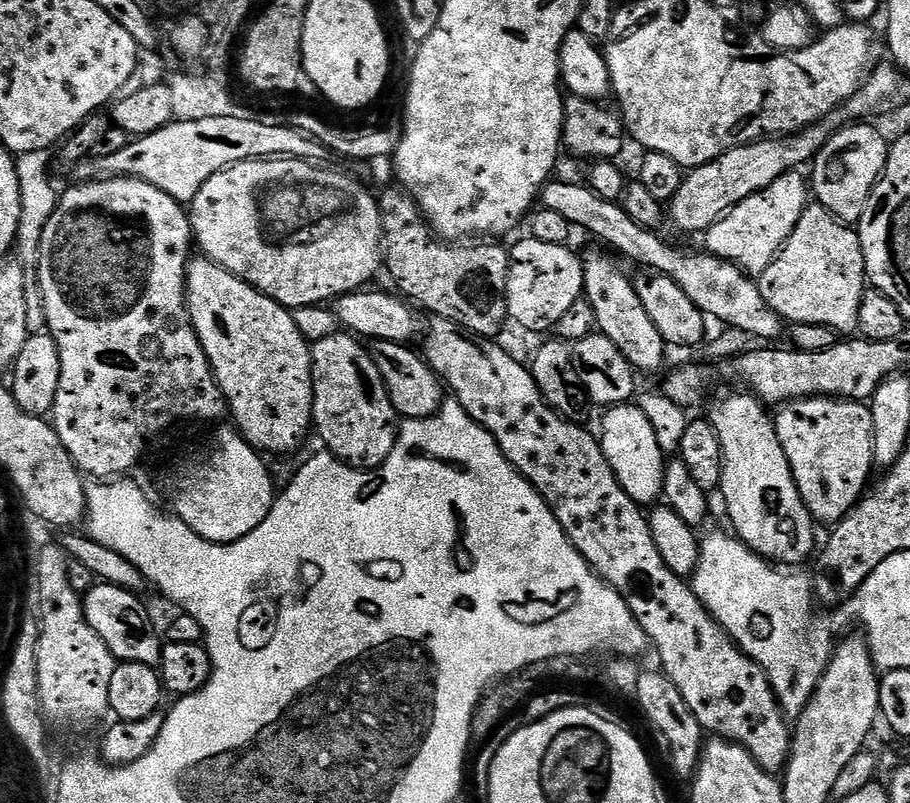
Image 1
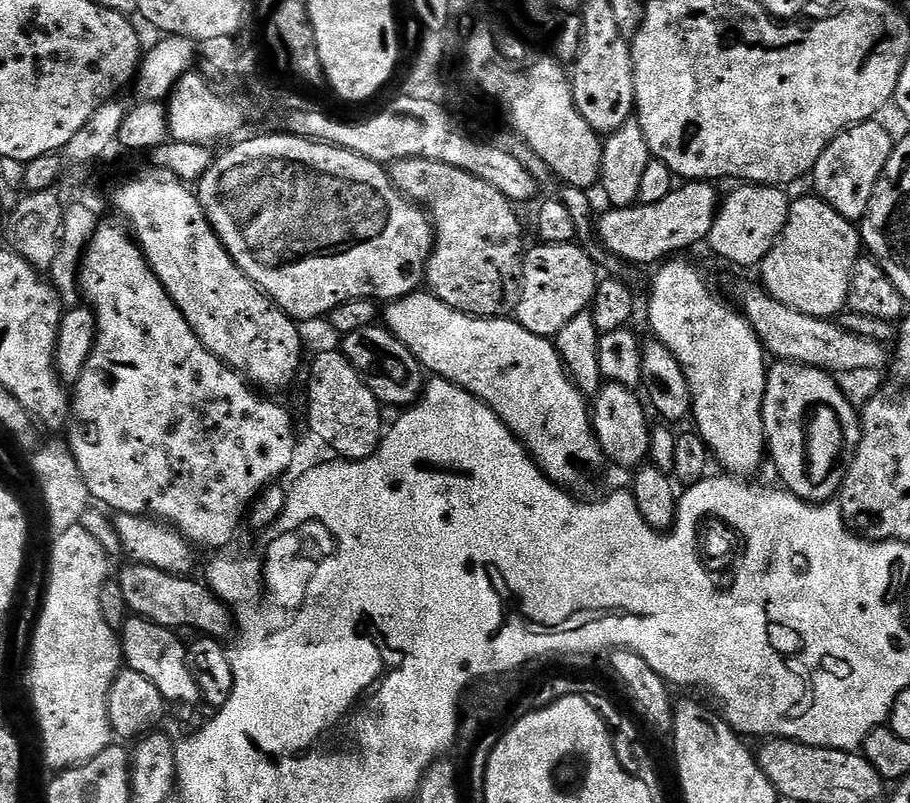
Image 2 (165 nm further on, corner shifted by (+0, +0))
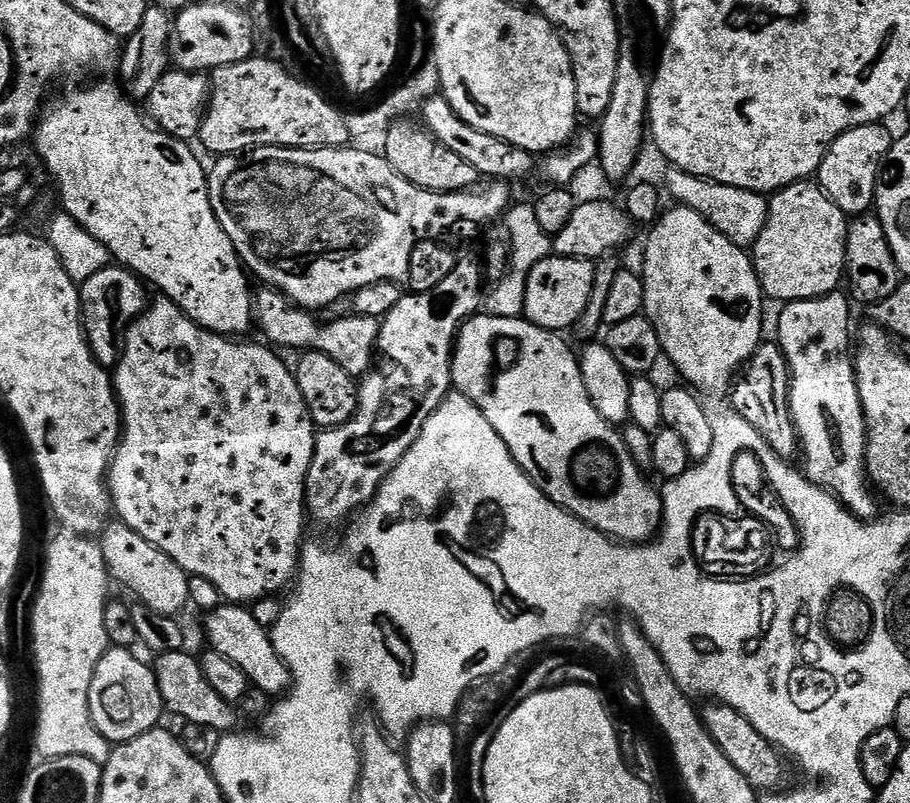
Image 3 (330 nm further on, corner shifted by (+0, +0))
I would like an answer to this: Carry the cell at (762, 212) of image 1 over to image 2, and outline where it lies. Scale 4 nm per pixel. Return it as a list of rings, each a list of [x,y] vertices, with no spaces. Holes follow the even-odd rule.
[[[745,183],[736,186],[728,197],[723,197],[712,221],[712,229],[706,241],[724,260],[737,264],[740,268],[755,269],[770,254],[776,240],[788,221],[788,205],[790,196],[780,186],[761,186],[759,184]]]

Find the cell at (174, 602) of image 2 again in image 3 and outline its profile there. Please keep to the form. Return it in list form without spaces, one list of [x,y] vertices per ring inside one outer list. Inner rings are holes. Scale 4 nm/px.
[[[231,602],[221,604],[208,616],[203,617],[205,634],[207,636],[207,647],[213,652],[222,654],[222,658],[230,658],[242,674],[246,674],[249,685],[260,692],[265,692],[271,698],[279,697],[288,691],[292,675],[284,659],[278,654],[274,646],[269,629],[258,617],[254,616],[247,607],[236,605]]]

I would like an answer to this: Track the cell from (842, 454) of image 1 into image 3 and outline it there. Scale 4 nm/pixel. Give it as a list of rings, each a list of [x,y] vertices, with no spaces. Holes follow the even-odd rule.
[[[761,342],[754,354],[748,359],[742,371],[737,375],[731,389],[731,407],[735,408],[762,438],[783,458],[789,462],[797,459],[800,452],[800,436],[796,432],[796,424],[792,421],[792,411],[788,395],[792,389],[792,378],[788,375],[788,363],[779,343]]]

